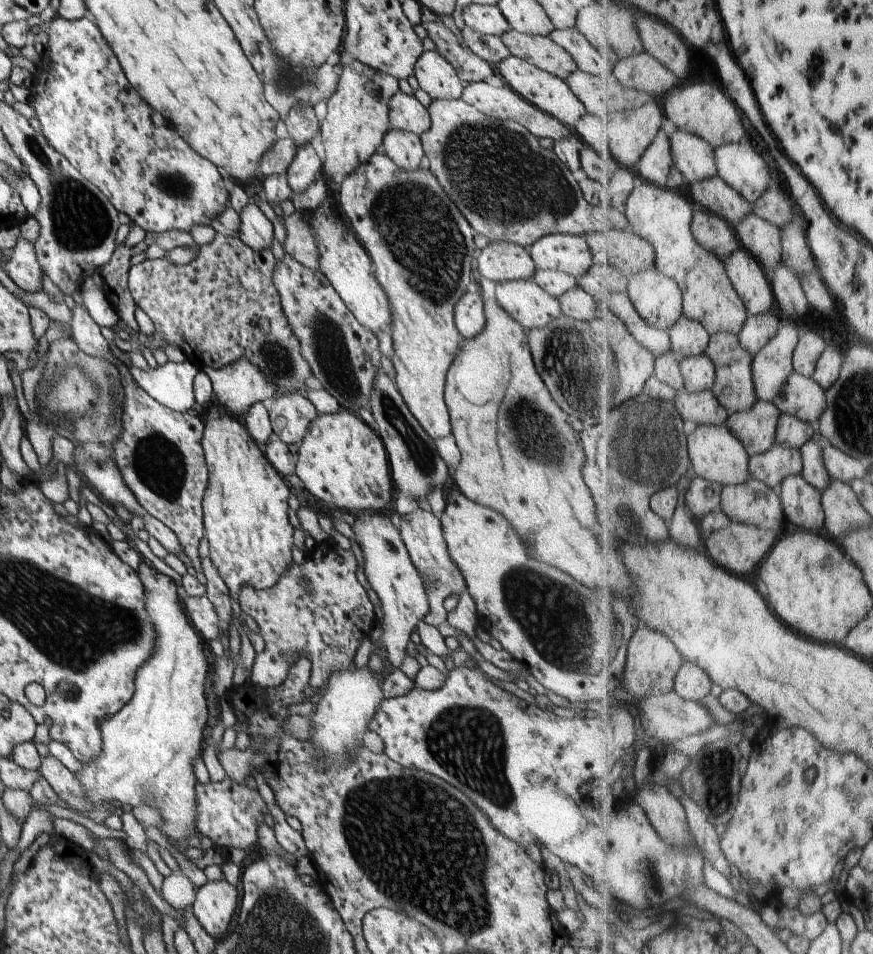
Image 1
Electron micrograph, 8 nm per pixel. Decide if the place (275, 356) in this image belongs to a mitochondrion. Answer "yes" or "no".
yes

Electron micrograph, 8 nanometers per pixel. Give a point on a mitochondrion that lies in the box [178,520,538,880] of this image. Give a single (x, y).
(468, 741)

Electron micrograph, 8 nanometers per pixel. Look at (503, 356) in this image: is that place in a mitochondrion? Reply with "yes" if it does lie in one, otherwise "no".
no

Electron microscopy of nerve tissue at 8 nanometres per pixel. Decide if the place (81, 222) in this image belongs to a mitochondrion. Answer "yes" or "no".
yes

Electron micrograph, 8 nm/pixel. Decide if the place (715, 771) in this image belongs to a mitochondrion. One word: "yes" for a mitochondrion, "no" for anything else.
yes

